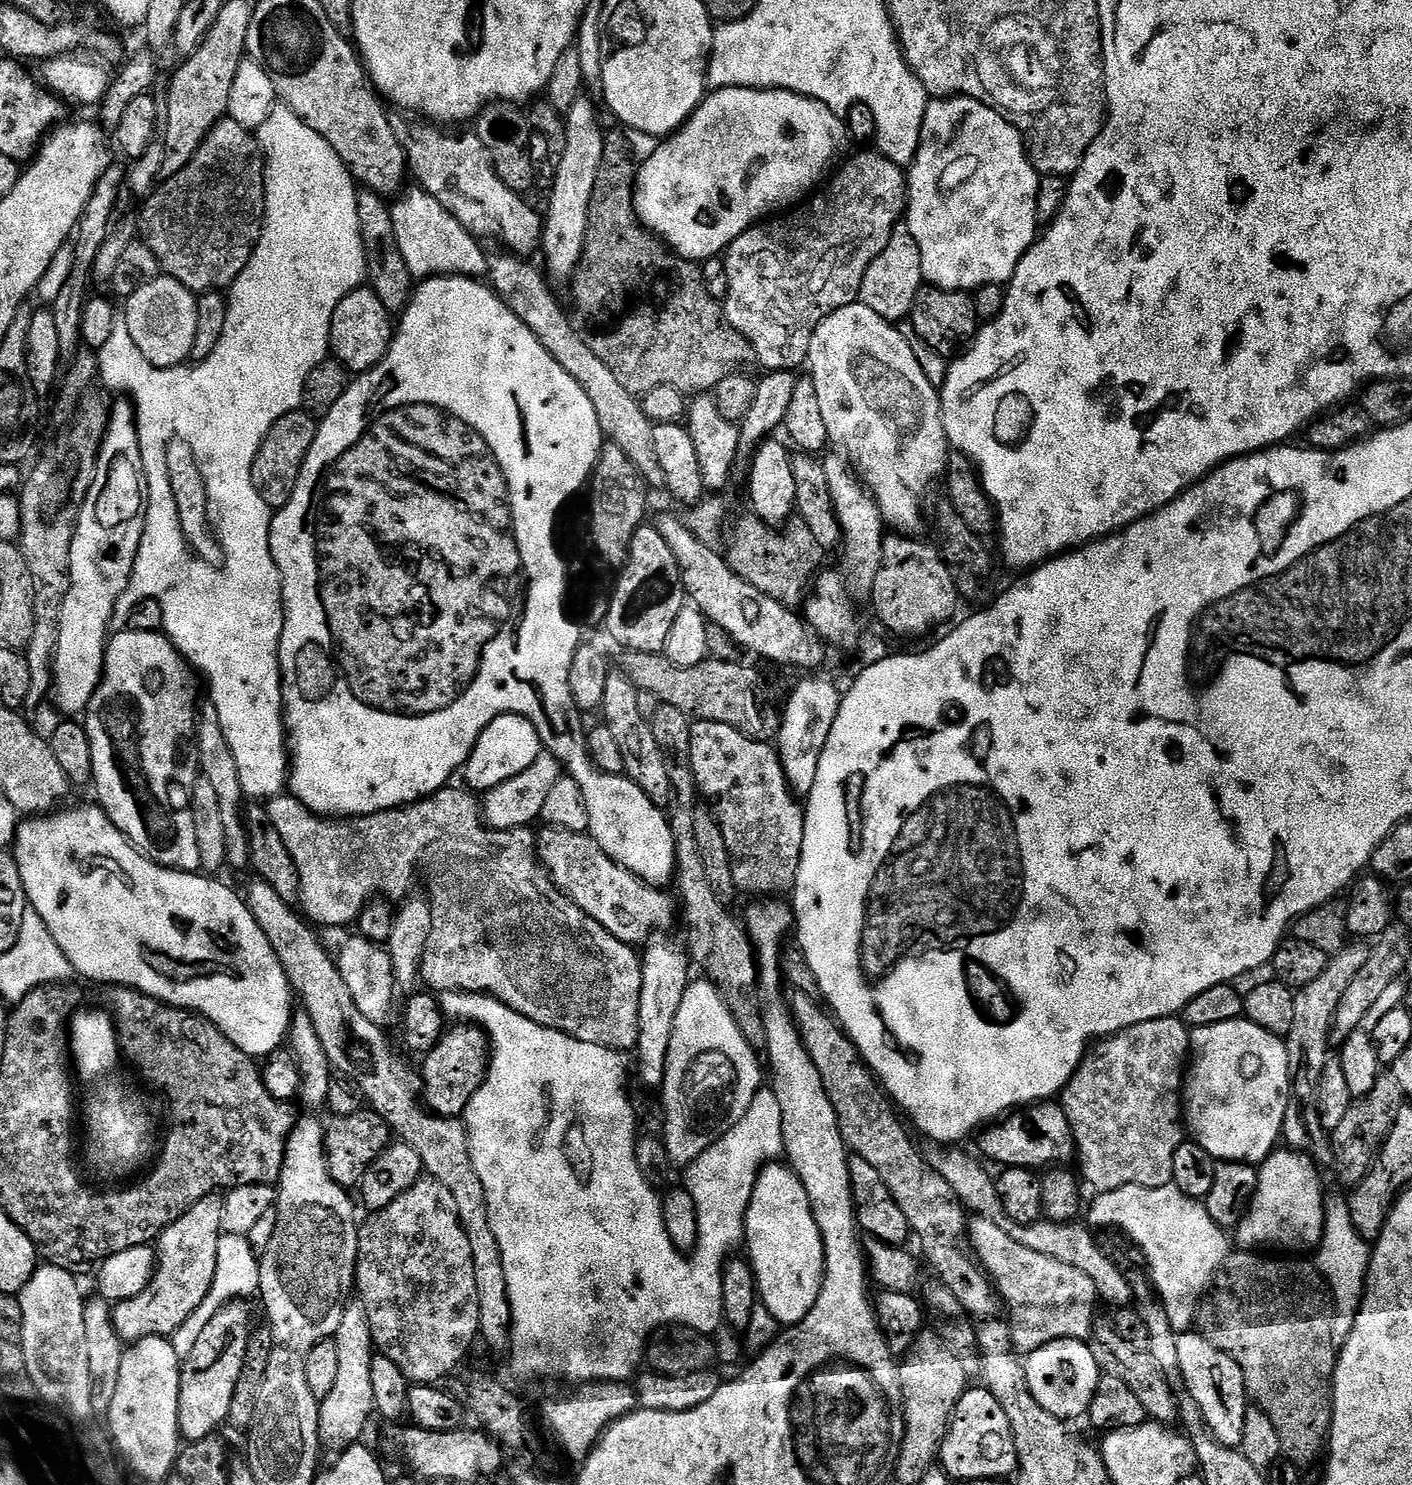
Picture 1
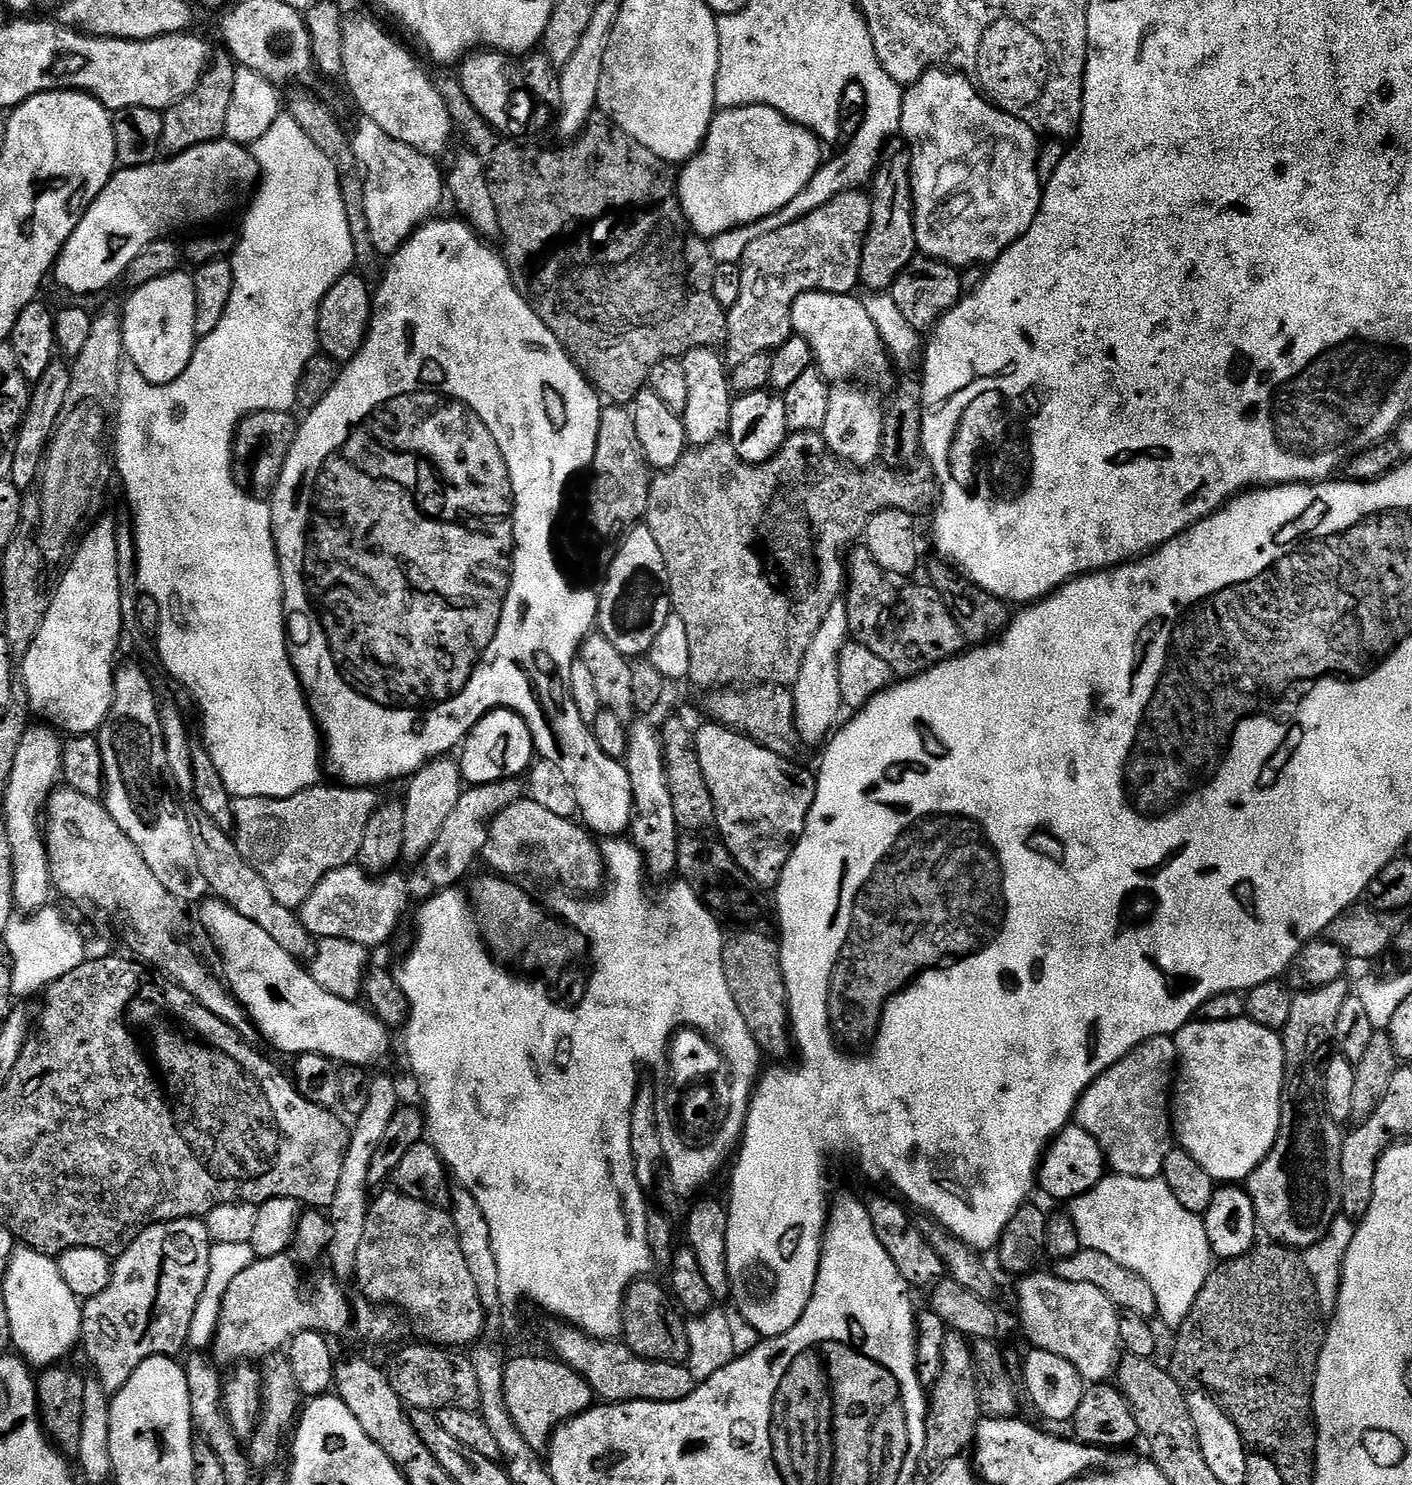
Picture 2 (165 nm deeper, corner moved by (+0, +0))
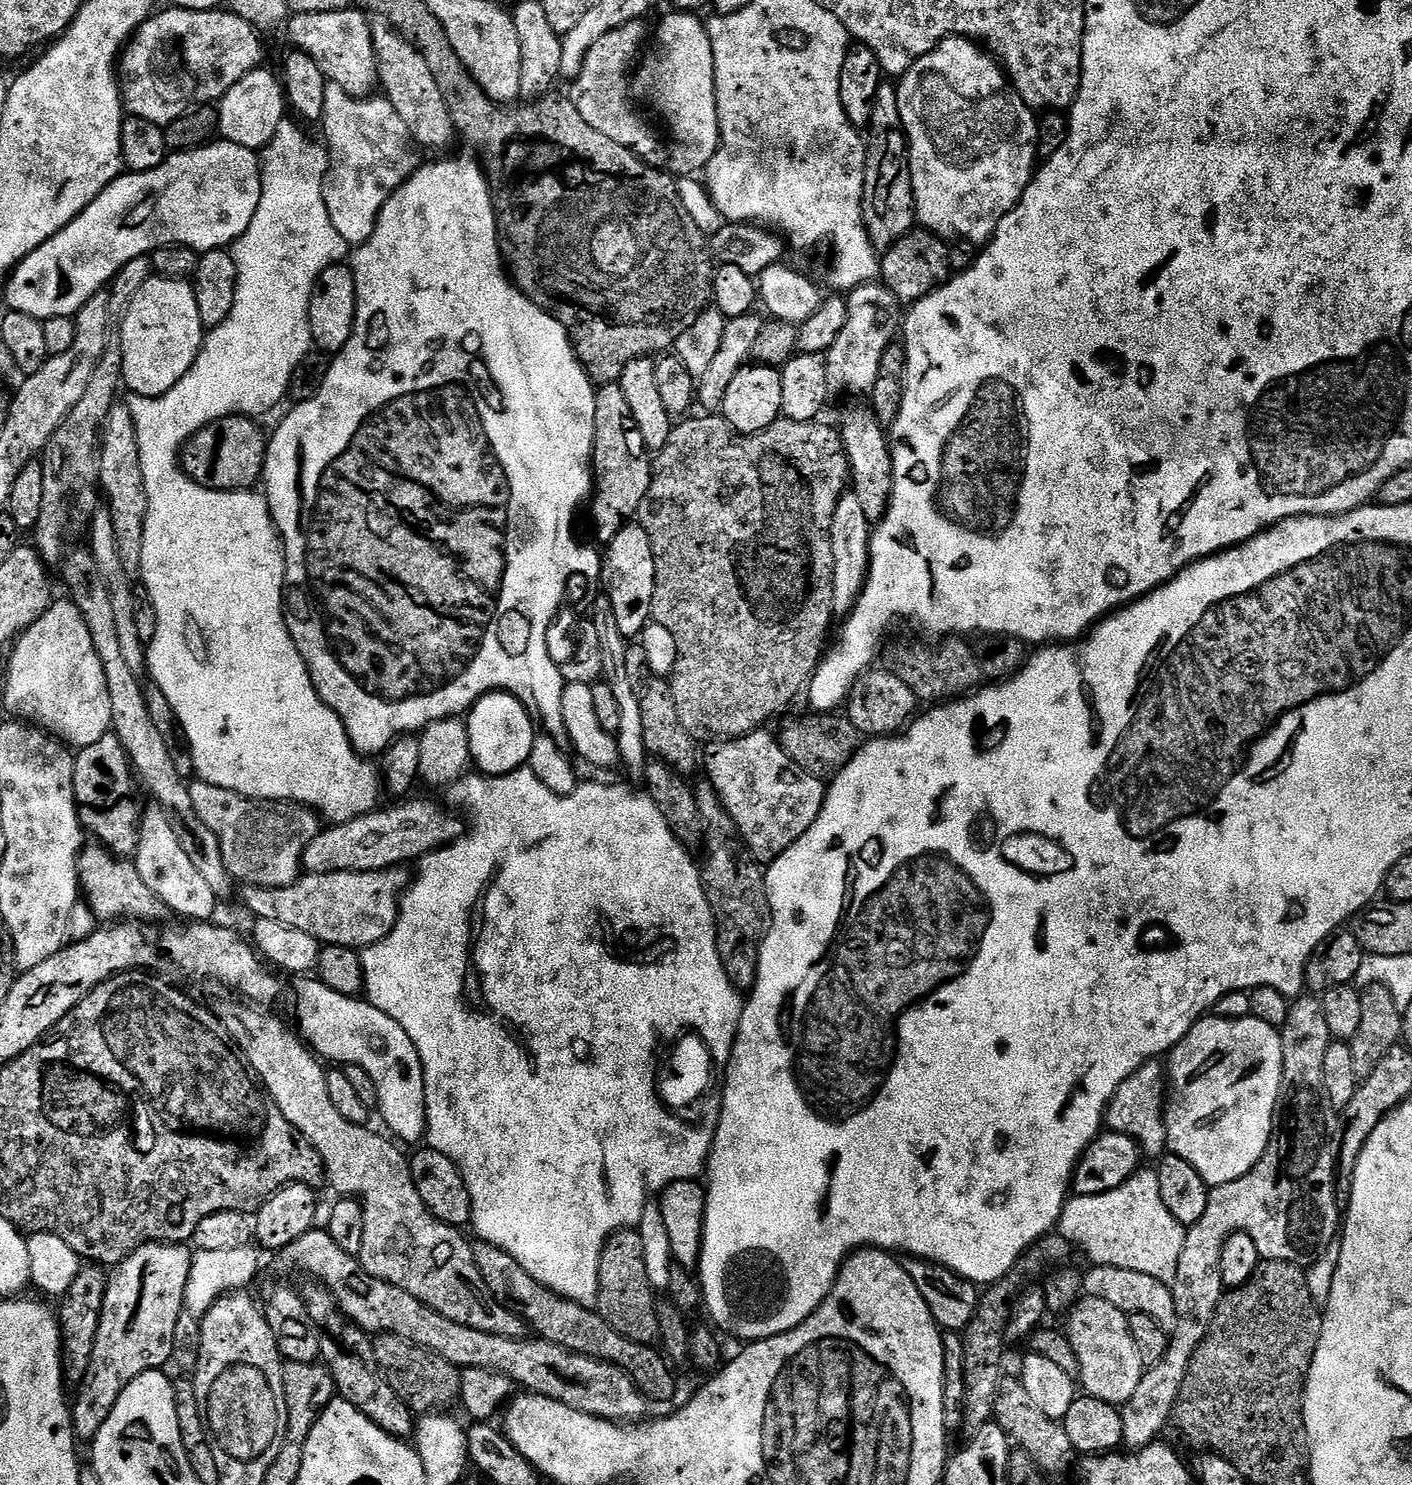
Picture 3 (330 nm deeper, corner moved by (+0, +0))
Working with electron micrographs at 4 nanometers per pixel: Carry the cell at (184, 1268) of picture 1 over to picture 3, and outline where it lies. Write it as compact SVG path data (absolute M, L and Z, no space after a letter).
M142 1244L137 1252L131 1252L121 1264L111 1269L108 1289L98 1322L98 1338L94 1342L94 1354L90 1370L78 1386L76 1401L71 1401L72 1429L80 1442L96 1439L102 1422L110 1418L114 1402L126 1390L126 1386L138 1374L155 1372L173 1359L175 1346L174 1326L184 1310L186 1282L194 1255L184 1244Z

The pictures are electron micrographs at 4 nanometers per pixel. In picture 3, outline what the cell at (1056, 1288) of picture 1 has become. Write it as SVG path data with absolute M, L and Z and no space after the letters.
M1084 1296L1072 1305L1066 1319L1068 1341L1074 1346L1074 1354L1078 1354L1078 1380L1083 1391L1102 1402L1123 1406L1130 1394L1134 1394L1146 1371L1142 1358L1138 1358L1134 1338L1130 1338L1126 1313L1118 1310L1118 1306L1110 1306L1110 1302Z

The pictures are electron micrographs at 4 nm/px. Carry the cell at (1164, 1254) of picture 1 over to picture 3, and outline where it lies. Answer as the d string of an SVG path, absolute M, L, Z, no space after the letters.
M1137 1170L1122 1186L1110 1190L1106 1194L1093 1196L1073 1195L1064 1201L1064 1209L1060 1215L1058 1234L1066 1238L1073 1249L1085 1252L1092 1259L1093 1265L1109 1264L1122 1270L1138 1270L1138 1274L1150 1274L1150 1278L1158 1278L1158 1282L1173 1285L1178 1274L1178 1258L1182 1258L1185 1225L1180 1224L1166 1210L1162 1202L1162 1190L1158 1187L1158 1174L1155 1170Z

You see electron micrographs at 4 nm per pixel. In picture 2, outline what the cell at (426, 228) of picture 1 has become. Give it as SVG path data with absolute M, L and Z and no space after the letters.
M361 119L356 133L351 133L351 145L355 160L355 171L362 186L362 198L365 202L366 219L369 222L369 236L373 246L380 254L396 252L400 245L420 227L421 224L433 219L440 208L440 203L446 200L446 184L442 172L436 169L437 164L431 157L424 156L418 150L390 138L382 126L372 120Z

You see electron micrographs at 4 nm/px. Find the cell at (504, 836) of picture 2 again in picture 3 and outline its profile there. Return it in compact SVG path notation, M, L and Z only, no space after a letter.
M411 800L397 803L397 808L381 807L365 816L325 827L306 846L303 871L323 876L331 872L383 872L404 866L407 860L419 861L426 853L456 839L456 820L447 807L439 808L428 800Z

